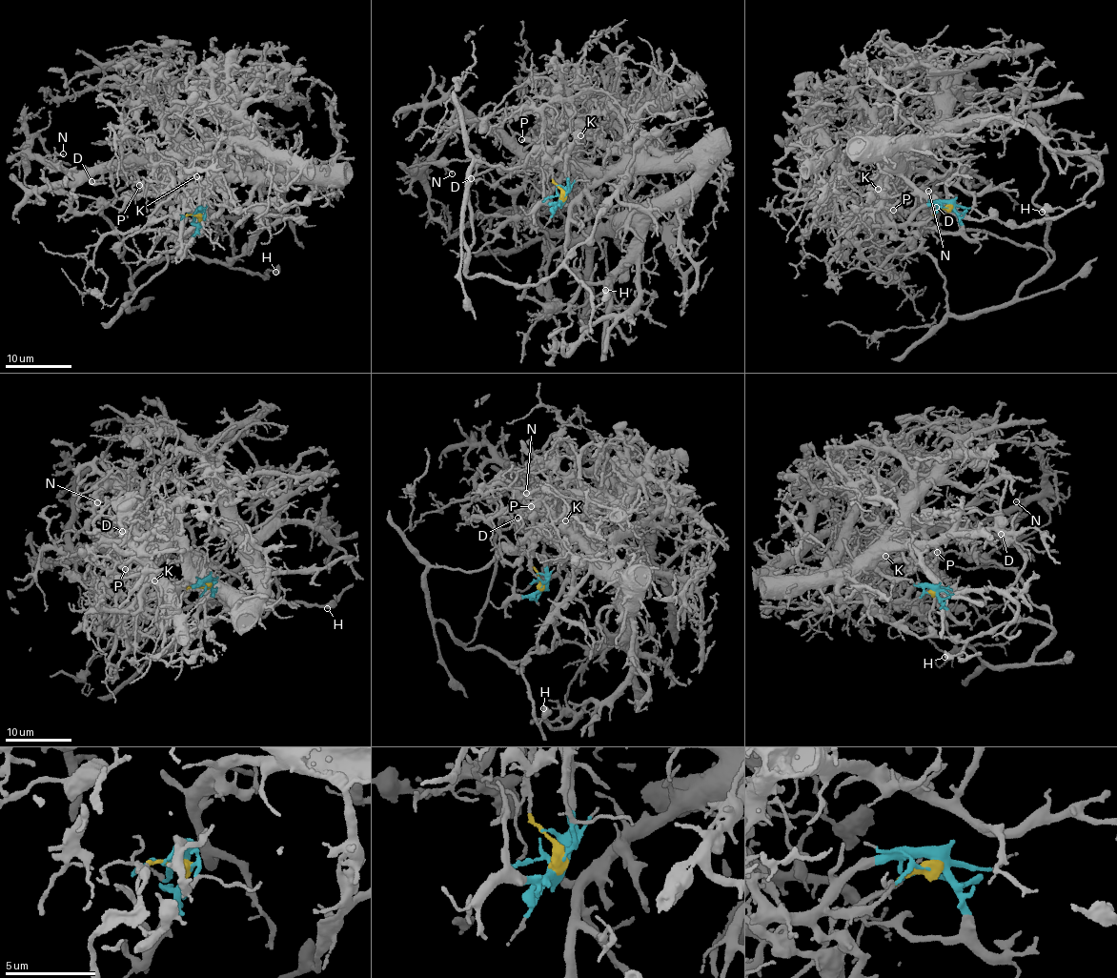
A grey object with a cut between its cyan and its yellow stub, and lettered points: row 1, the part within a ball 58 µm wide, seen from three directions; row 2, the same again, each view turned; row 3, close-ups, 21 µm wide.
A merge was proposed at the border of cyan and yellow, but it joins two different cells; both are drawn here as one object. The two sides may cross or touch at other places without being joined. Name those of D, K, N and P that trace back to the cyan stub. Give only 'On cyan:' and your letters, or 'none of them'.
On cyan: D, K, N, P

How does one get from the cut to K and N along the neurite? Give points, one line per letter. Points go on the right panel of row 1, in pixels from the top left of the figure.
K: (949, 207), (945, 203), (924, 205), (912, 216), (895, 224), (874, 200), (878, 198), (878, 188)
N: (949, 207), (924, 205), (890, 221), (878, 192), (901, 162), (904, 177), (886, 222), (929, 191)

